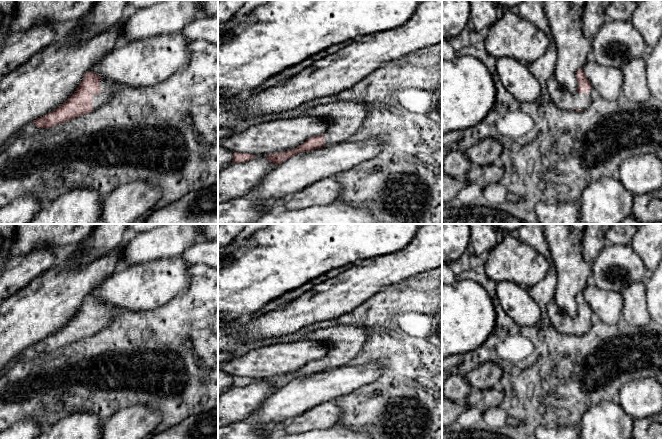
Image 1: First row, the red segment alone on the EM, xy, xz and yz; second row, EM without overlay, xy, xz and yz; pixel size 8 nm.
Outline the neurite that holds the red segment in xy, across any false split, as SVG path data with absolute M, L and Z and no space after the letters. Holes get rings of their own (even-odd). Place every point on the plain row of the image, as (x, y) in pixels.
M89 295L84 299L76 316L64 328L43 341L34 344L33 347L38 352L46 353L91 337L104 329L120 314L120 310Z

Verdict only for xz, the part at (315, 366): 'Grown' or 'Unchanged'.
Grown

